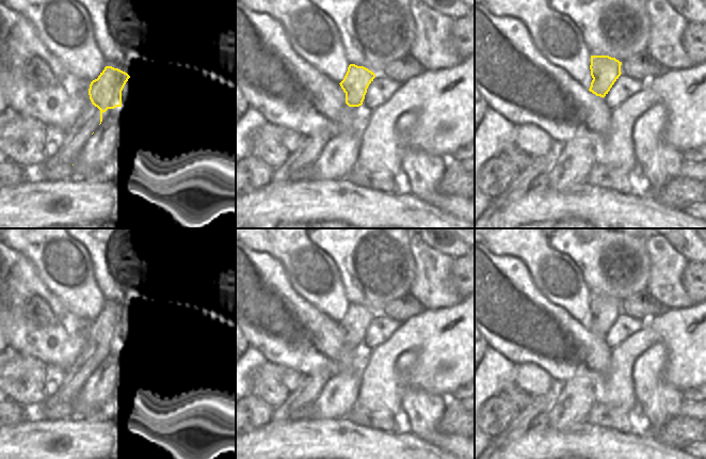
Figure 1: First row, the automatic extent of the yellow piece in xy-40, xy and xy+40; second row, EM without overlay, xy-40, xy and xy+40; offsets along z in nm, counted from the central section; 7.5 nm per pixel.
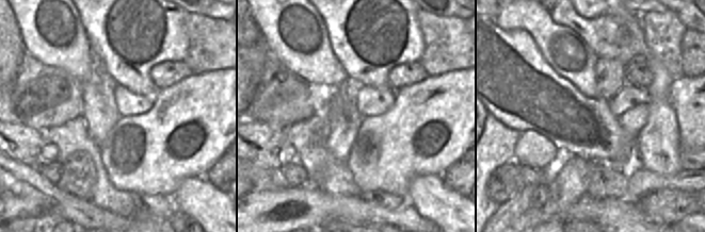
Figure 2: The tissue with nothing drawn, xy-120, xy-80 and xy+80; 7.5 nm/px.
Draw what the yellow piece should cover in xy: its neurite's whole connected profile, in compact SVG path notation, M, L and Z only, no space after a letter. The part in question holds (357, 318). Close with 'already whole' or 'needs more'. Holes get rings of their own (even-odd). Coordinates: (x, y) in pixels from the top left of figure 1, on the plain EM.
M350 303L343 319L339 322L346 332L346 343L349 346L363 344L369 323L375 317L375 313L364 305Z | already whole

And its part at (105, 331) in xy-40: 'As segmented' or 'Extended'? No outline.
Extended

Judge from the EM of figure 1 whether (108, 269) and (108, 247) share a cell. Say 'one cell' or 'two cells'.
one cell

